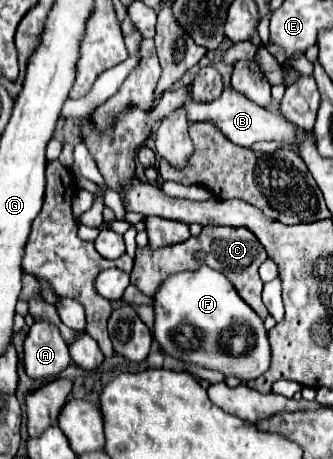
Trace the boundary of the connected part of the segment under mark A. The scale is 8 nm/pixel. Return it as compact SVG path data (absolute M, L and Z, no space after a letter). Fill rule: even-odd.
M36 321L24 341L24 369L28 377L52 381L70 365L70 355L56 325Z

